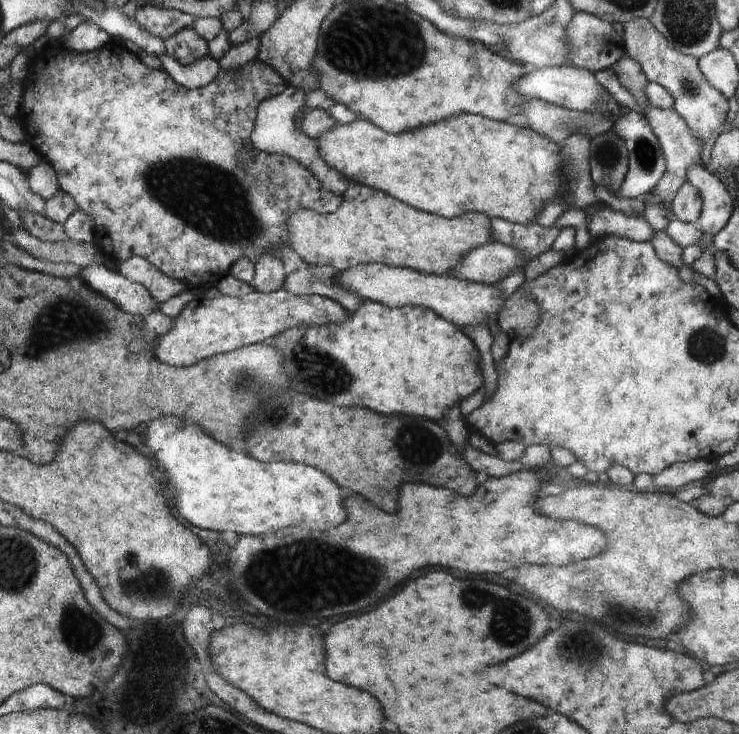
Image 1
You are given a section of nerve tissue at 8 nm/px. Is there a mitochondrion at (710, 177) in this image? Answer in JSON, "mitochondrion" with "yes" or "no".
{"mitochondrion":"no"}

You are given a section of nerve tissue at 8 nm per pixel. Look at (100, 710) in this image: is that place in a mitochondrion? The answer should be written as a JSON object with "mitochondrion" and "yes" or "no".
{"mitochondrion":"no"}

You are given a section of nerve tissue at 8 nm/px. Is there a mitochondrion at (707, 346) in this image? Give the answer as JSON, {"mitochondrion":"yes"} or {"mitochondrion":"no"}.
{"mitochondrion":"yes"}

